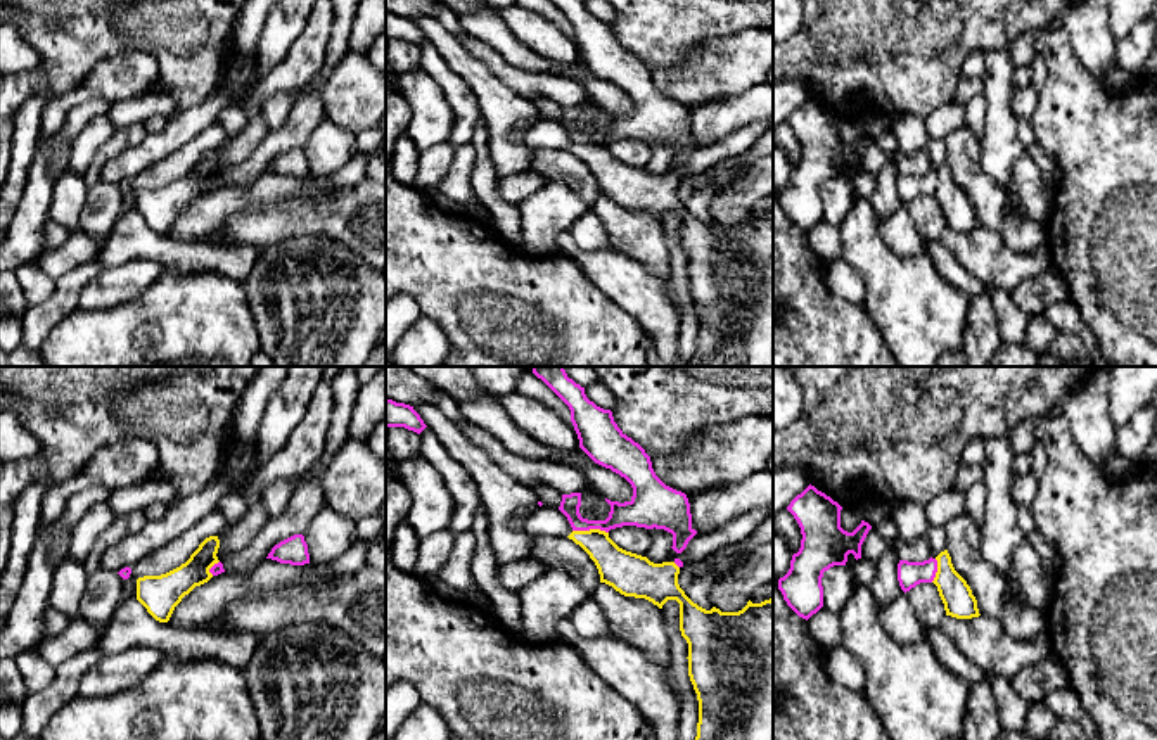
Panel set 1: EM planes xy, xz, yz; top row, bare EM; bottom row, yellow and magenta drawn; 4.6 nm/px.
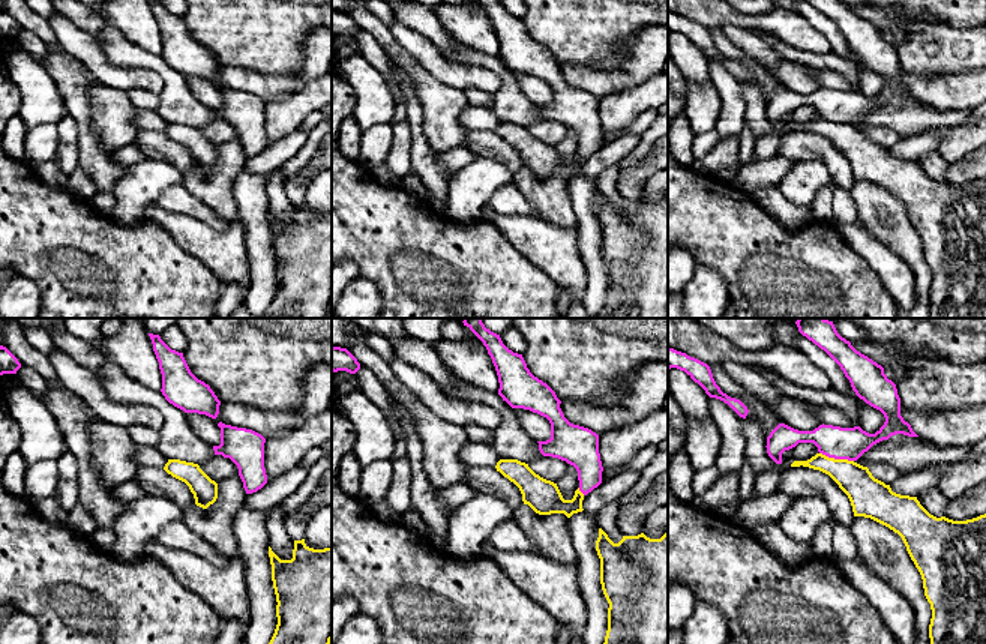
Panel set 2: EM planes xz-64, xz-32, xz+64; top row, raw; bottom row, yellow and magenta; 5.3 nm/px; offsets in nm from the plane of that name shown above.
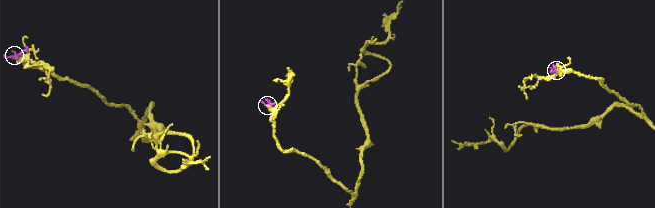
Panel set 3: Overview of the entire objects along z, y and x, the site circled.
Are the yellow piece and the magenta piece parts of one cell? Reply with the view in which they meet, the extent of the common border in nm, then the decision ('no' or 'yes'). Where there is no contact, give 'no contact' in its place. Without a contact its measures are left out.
meets yellow in xz; contact 170 nm long; yes

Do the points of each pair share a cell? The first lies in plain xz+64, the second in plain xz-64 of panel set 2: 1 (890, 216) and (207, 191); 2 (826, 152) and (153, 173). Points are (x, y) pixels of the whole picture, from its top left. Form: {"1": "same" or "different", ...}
{"1": "same", "2": "different"}

